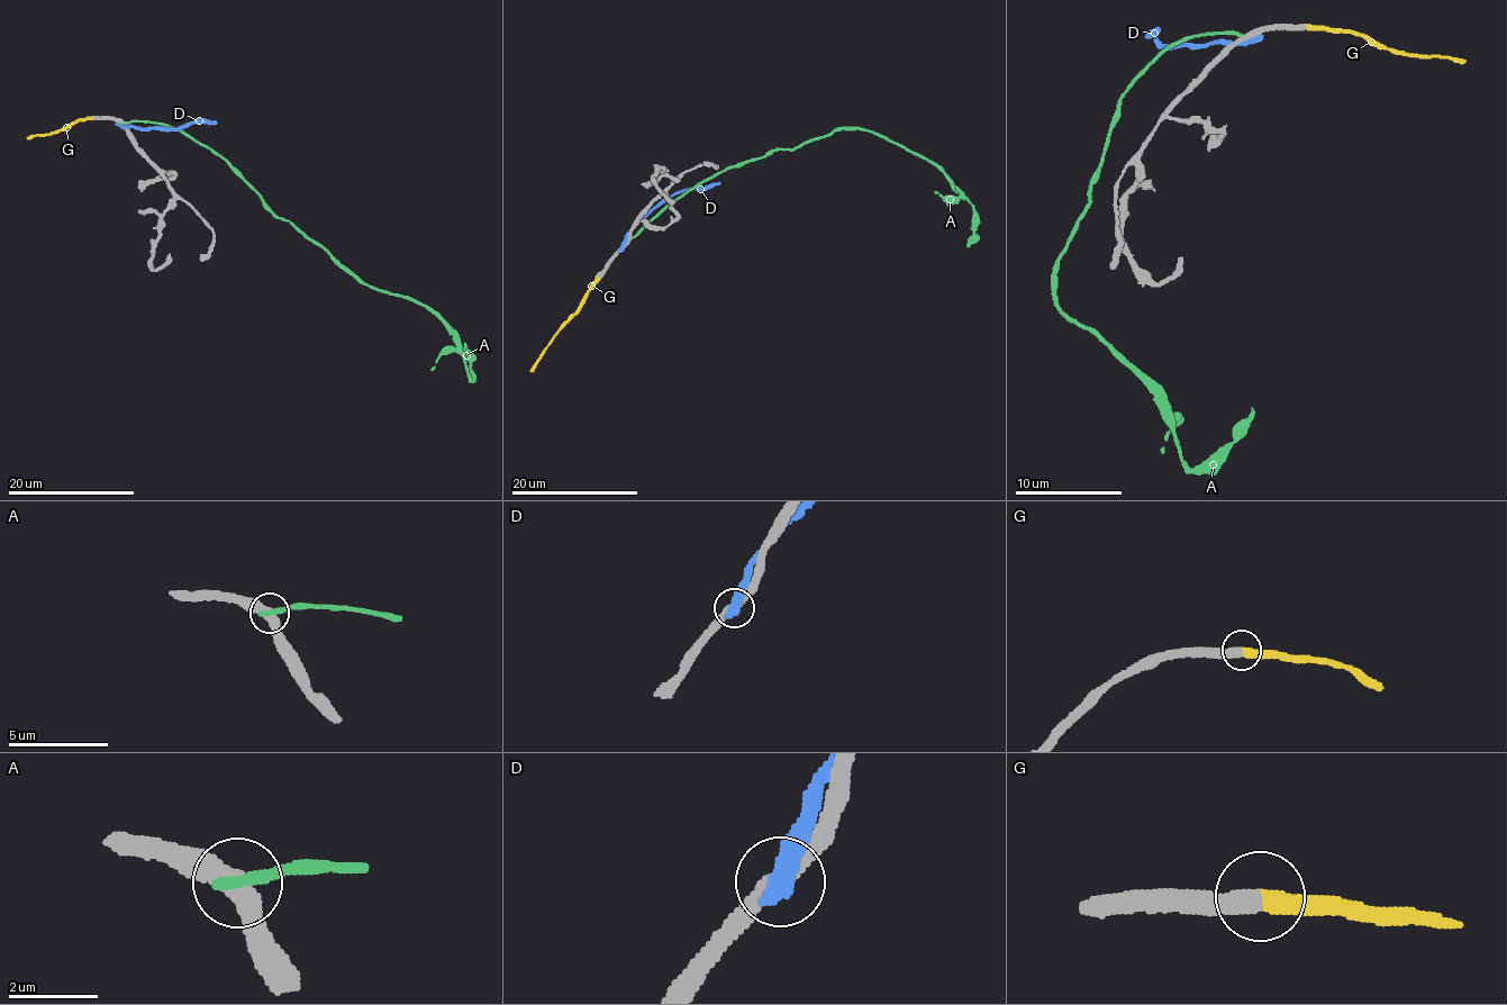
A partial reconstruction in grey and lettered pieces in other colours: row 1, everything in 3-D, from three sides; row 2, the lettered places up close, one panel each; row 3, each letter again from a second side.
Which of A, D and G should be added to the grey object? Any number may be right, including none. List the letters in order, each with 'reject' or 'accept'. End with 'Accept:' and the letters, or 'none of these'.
A: reject
D: reject
G: accept
Accept: G

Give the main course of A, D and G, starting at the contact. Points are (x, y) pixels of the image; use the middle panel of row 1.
A: (628, 241), (729, 166), (835, 130), (865, 128), (928, 159), (955, 186), (974, 209), (968, 245)
D: (622, 249), (625, 236), (672, 195), (720, 182)
G: (598, 277), (581, 309), (557, 333), (532, 372)

